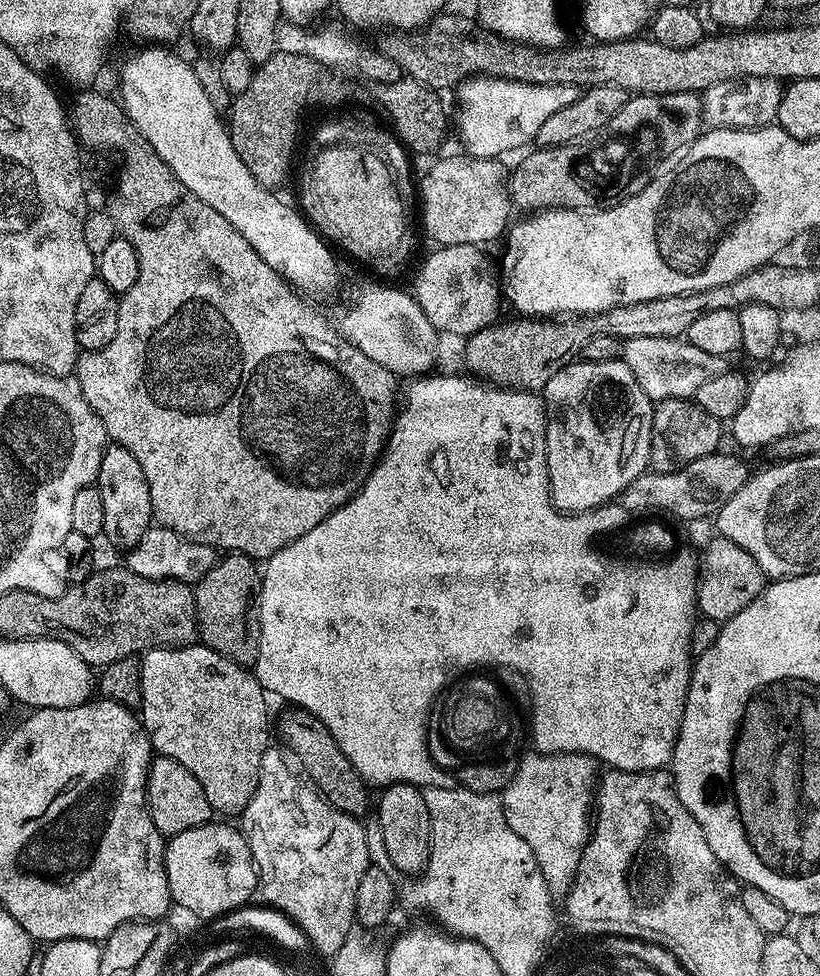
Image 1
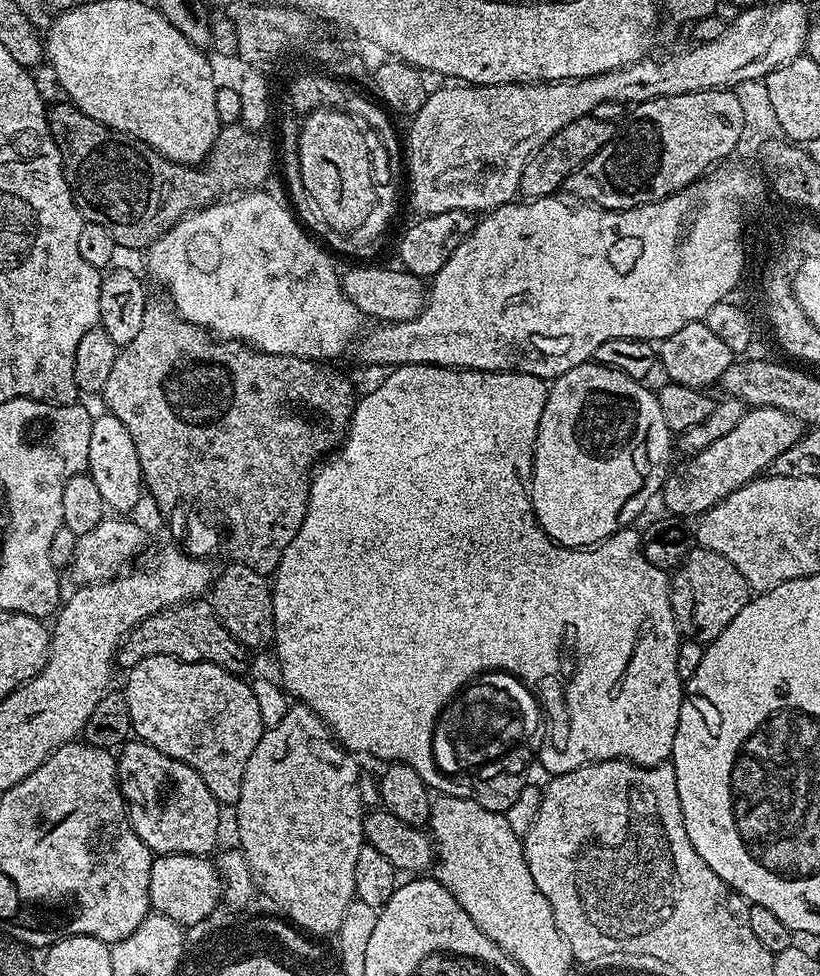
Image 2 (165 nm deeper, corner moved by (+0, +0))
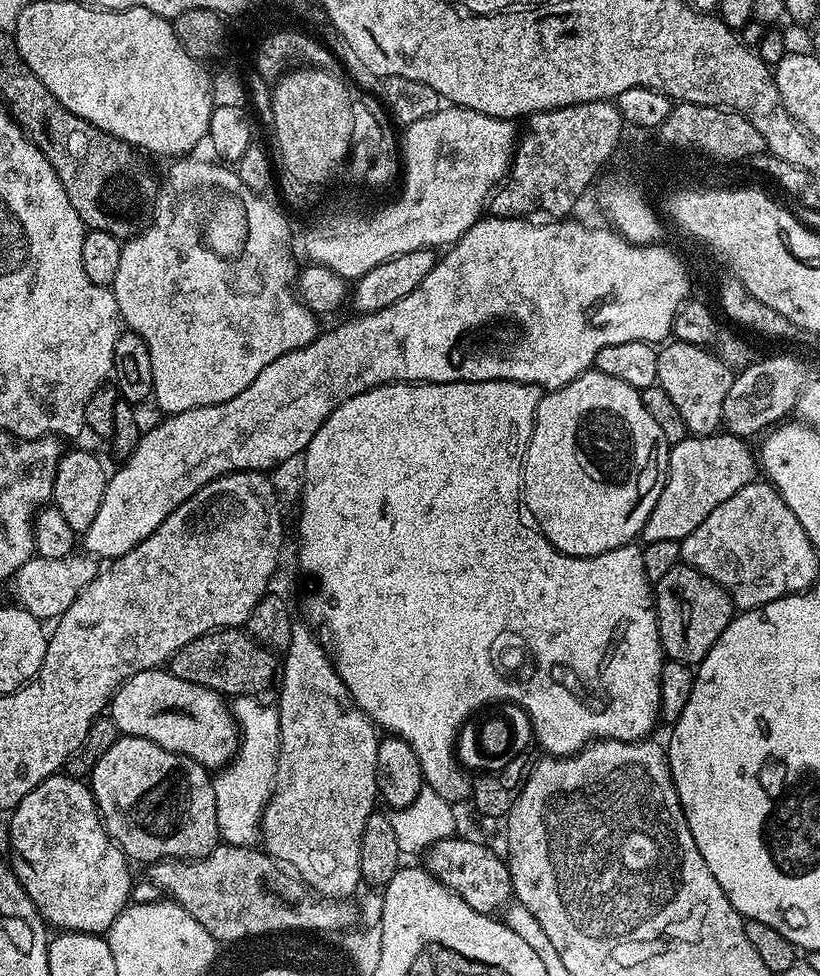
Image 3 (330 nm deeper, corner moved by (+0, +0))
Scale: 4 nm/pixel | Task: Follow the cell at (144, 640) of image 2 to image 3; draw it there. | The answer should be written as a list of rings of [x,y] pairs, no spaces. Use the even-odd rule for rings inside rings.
[[[217,630],[199,636],[194,642],[182,646],[182,650],[176,653],[170,661],[170,670],[178,678],[186,682],[194,682],[198,686],[206,686],[210,690],[219,692],[225,698],[237,696],[252,696],[261,704],[275,705],[280,699],[280,677],[282,664],[275,651],[263,648],[256,643],[251,636],[240,630]]]

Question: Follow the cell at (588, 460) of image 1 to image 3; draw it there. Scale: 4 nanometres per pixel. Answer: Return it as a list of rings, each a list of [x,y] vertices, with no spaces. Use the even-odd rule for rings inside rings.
[[[595,370],[583,372],[581,376],[574,378],[566,386],[545,391],[540,397],[534,430],[528,443],[528,451],[524,453],[523,507],[529,517],[532,515],[536,519],[534,524],[538,531],[559,552],[565,552],[568,556],[597,556],[598,554],[606,554],[615,548],[620,548],[623,544],[631,544],[643,533],[646,522],[650,518],[650,510],[654,510],[654,506],[664,489],[664,483],[668,481],[669,447],[666,438],[662,434],[662,429],[658,426],[658,422],[654,422],[654,418],[650,418],[646,406],[642,406],[642,398],[637,388],[626,386],[626,382],[621,382],[618,378],[610,378],[610,374],[602,374]]]

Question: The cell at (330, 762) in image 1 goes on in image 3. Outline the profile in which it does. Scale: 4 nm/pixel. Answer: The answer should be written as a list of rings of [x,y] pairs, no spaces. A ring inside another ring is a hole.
[[[451,836],[428,849],[422,856],[423,867],[435,880],[442,882],[442,886],[458,894],[466,906],[479,912],[499,913],[513,899],[507,859],[476,840],[463,840],[462,836]]]

